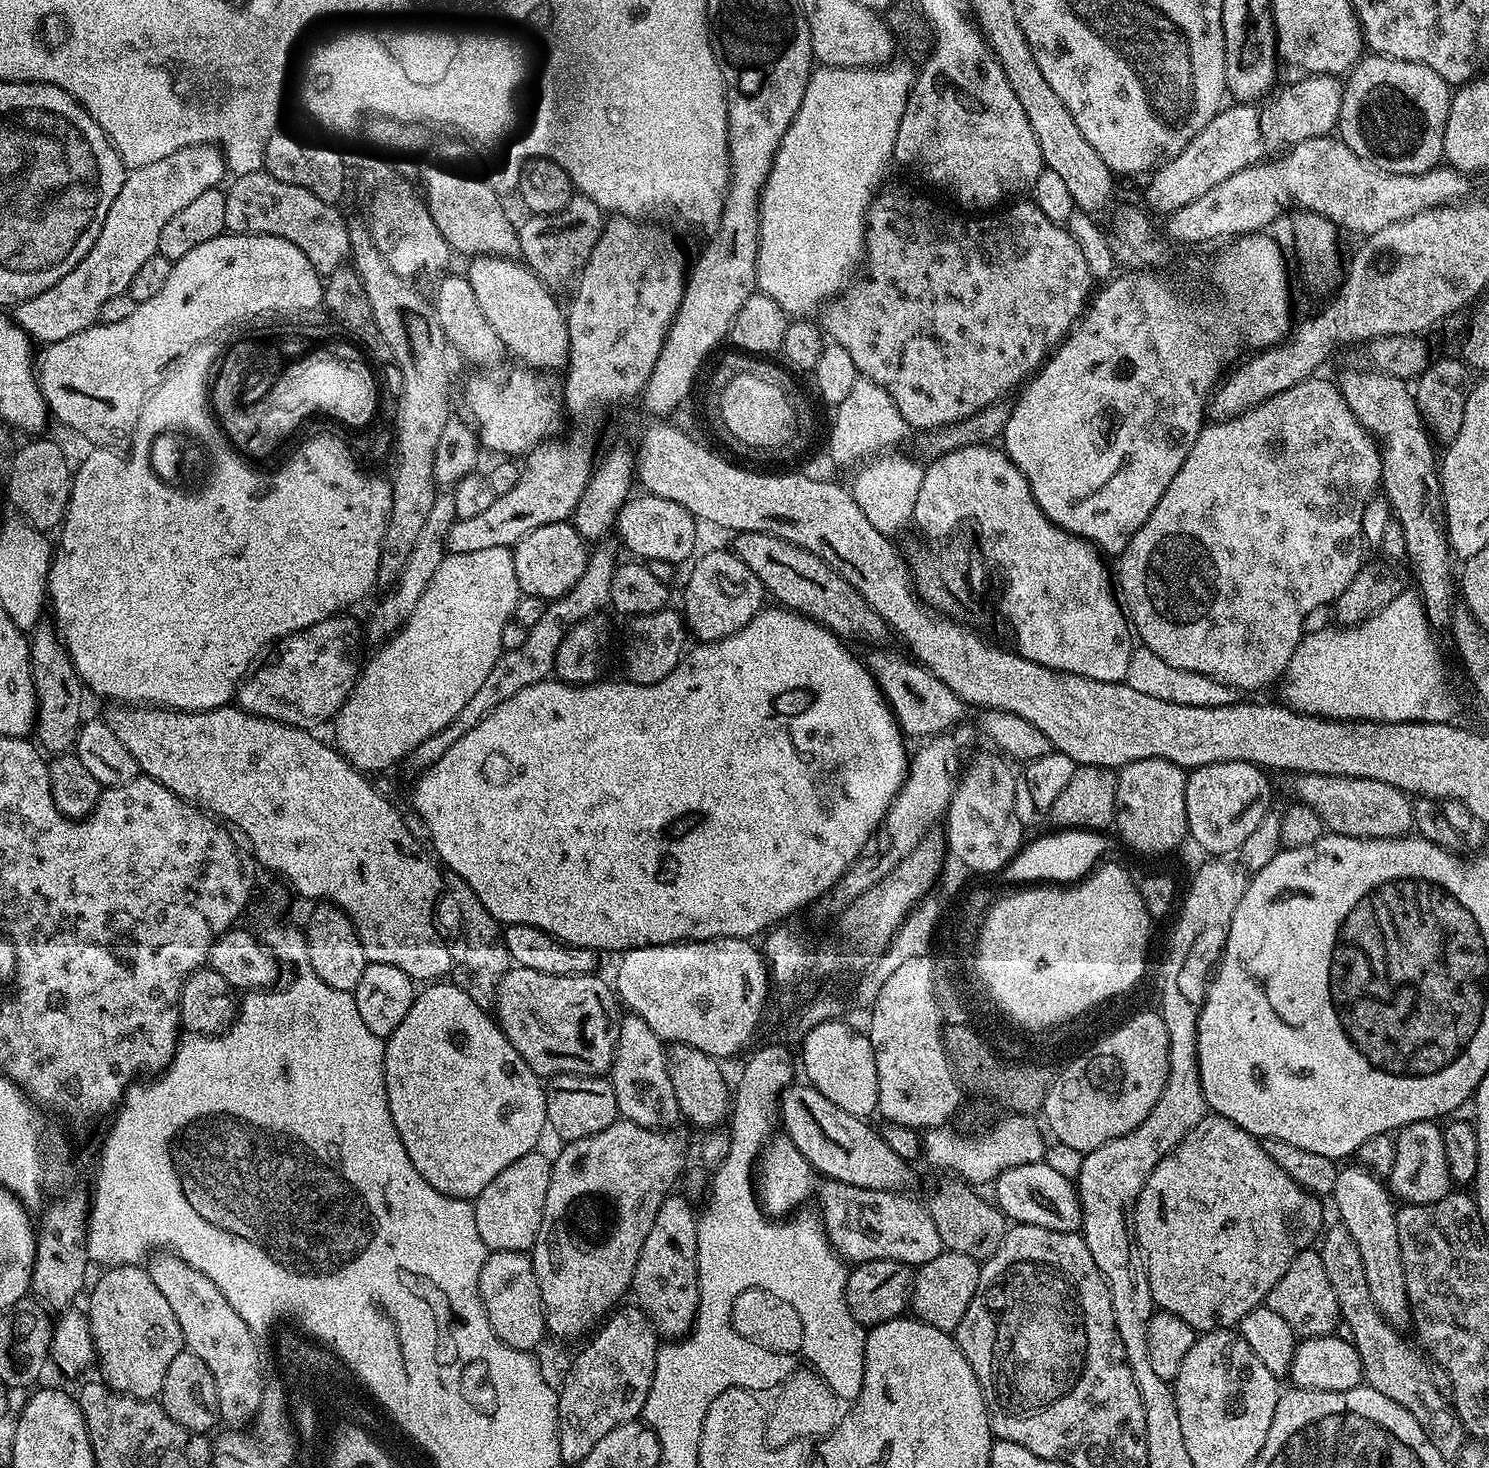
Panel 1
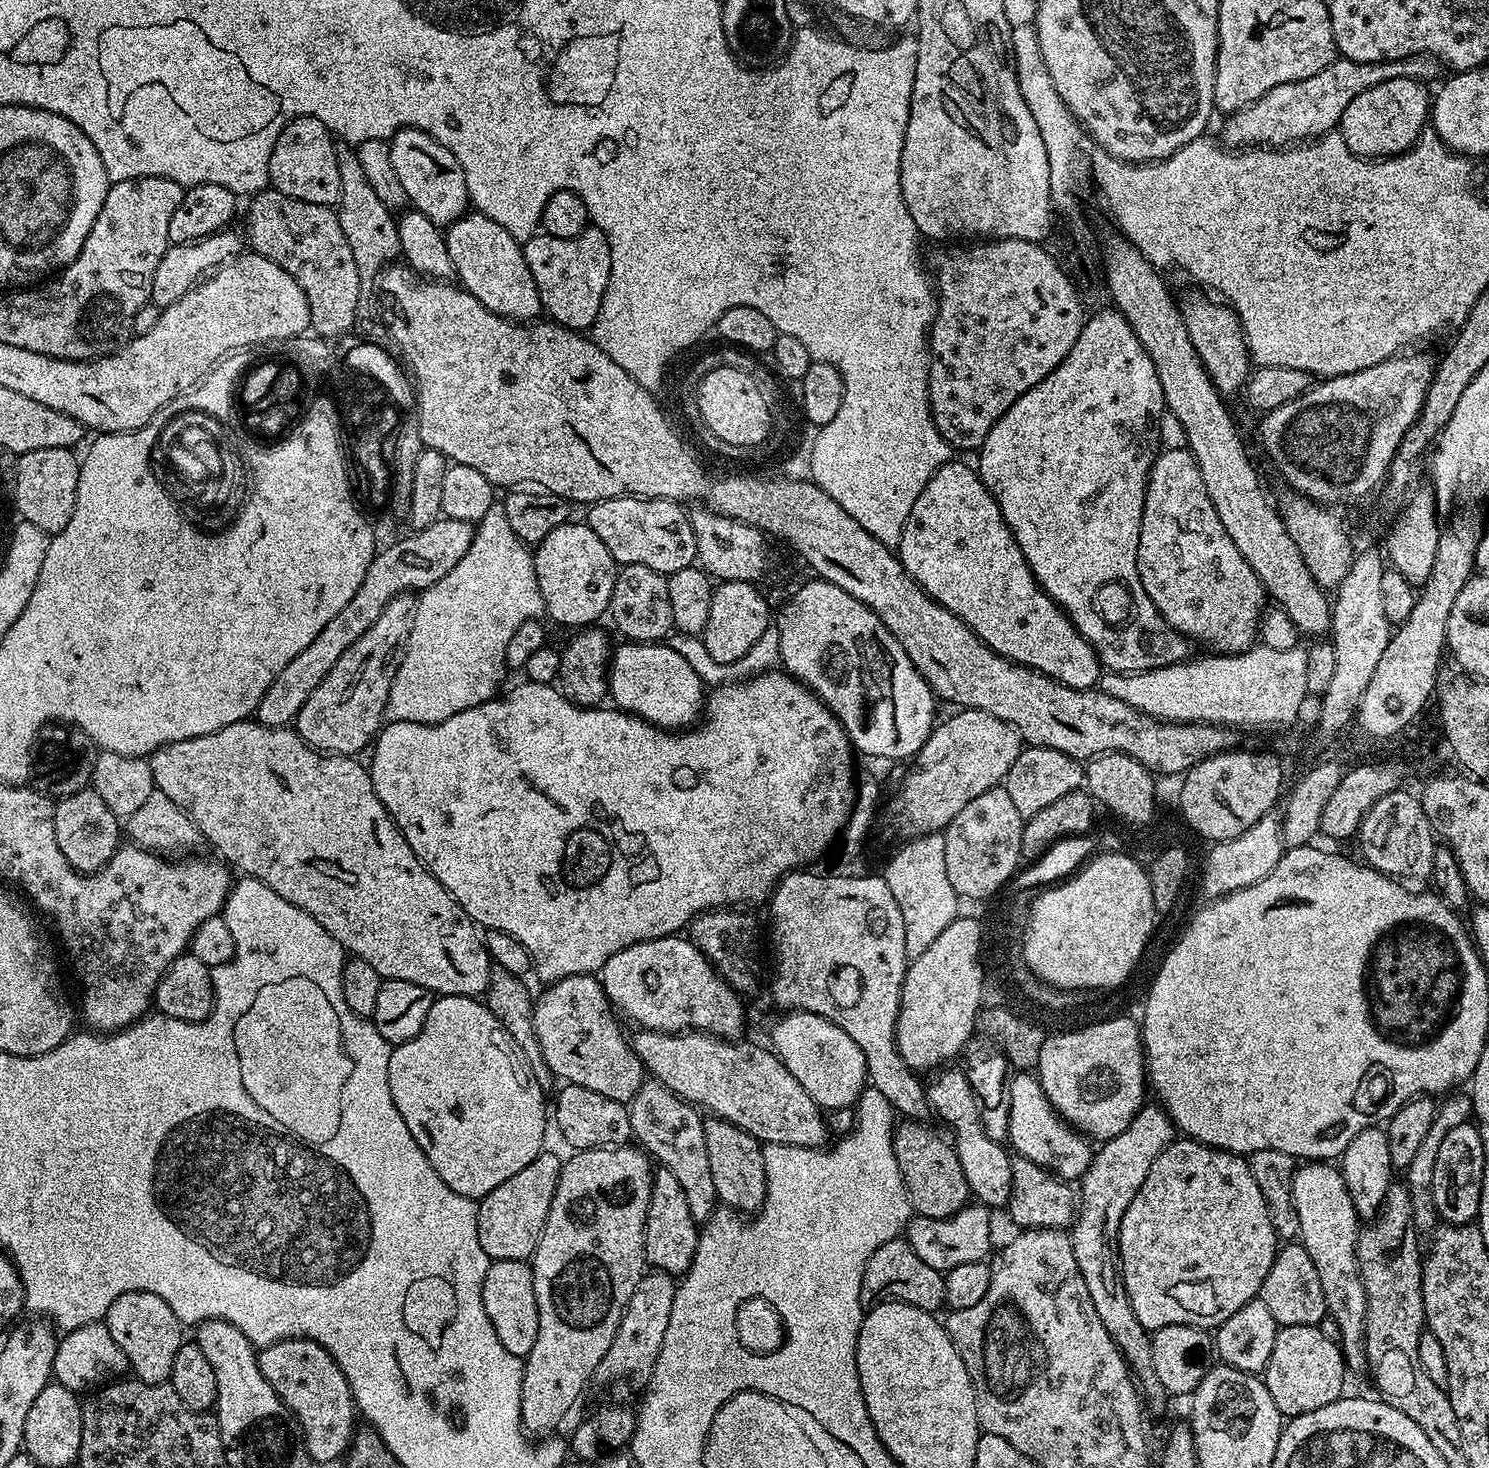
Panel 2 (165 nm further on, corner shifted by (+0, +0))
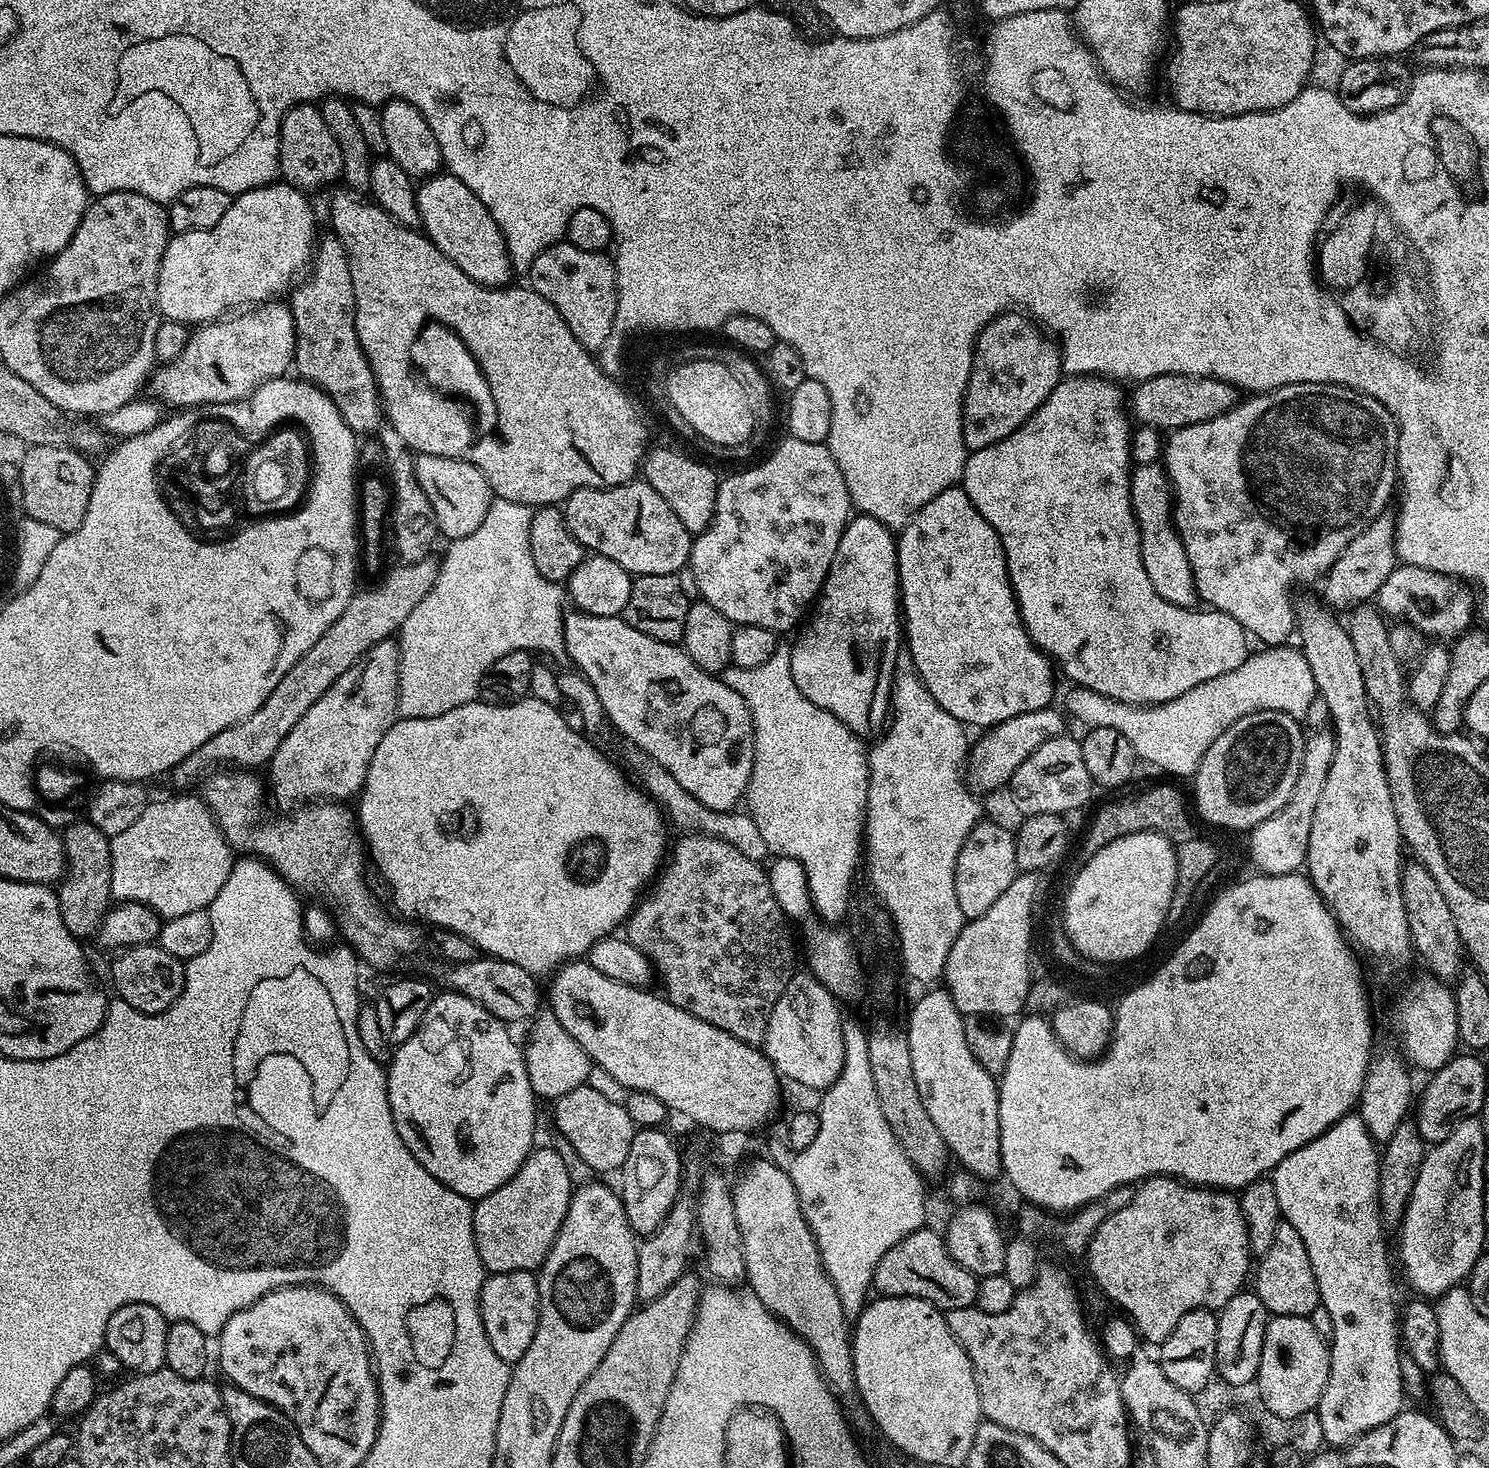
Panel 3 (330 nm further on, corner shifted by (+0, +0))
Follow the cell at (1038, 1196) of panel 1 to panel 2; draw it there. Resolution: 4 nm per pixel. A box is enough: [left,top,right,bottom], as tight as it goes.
[927,1066,1011,1209]

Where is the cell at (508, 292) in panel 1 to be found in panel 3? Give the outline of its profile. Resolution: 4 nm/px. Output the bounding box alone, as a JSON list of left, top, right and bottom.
[416,174,513,288]

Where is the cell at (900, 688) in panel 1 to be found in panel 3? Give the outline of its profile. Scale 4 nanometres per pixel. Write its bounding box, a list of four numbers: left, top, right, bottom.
[790,515,902,738]

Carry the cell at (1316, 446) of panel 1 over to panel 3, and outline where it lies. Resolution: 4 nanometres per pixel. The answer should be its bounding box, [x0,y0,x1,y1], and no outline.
[1130,463,1198,607]

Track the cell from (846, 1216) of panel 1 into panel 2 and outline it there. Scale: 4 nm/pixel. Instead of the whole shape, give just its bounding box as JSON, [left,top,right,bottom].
[906,1202,992,1273]

